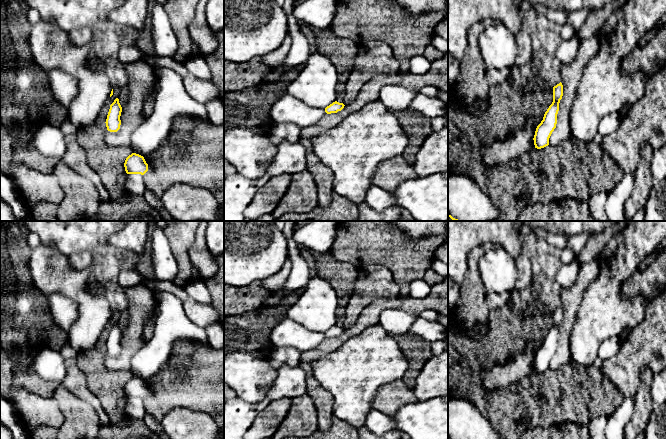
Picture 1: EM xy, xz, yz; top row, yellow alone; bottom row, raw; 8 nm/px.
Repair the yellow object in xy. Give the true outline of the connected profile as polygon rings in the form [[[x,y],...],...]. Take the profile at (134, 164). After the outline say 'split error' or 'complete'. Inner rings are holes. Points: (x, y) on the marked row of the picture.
[[[132,153],[126,158],[124,167],[127,174],[144,175],[148,171],[148,164],[144,157],[136,153]]]; complete

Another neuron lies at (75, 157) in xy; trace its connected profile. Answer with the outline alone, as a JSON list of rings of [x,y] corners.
[[[68,139],[67,149],[62,158],[63,162],[74,172],[90,180],[99,192],[101,202],[110,200],[109,192],[101,181],[99,175],[87,162],[87,155],[76,140]]]

